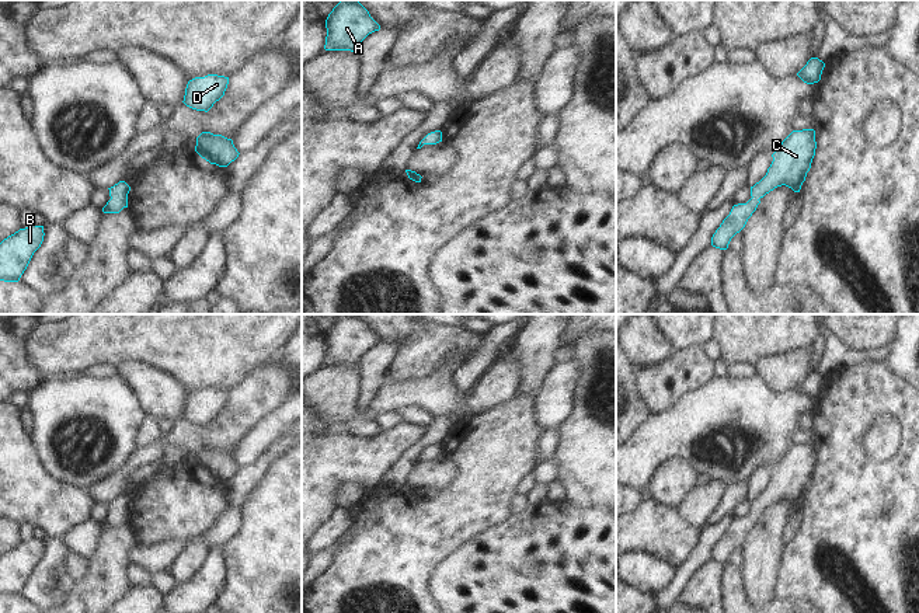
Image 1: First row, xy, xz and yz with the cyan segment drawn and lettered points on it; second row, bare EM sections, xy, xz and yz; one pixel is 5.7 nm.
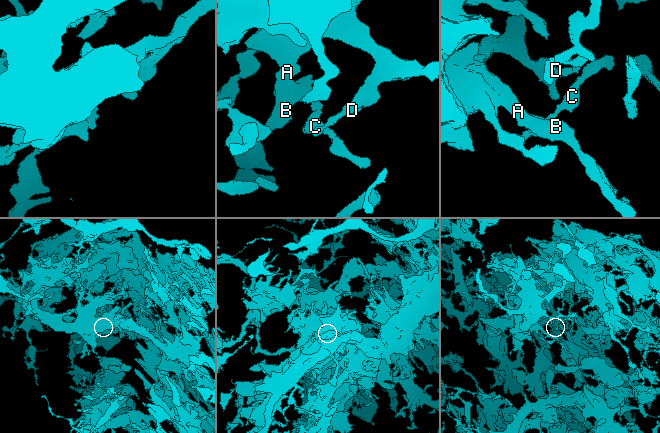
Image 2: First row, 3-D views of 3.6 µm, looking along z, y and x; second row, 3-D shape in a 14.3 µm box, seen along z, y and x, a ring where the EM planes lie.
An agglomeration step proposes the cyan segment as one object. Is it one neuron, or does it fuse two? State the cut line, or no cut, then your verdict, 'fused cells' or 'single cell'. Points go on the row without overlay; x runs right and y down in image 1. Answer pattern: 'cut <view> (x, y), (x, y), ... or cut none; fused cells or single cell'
cut none; single cell

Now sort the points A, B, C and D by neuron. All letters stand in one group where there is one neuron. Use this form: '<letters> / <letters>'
A B C D

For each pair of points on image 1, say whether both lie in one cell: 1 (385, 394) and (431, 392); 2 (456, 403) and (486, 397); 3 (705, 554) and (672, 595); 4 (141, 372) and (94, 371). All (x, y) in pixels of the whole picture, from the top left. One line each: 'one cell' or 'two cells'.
1: one cell
2: two cells
3: one cell
4: two cells

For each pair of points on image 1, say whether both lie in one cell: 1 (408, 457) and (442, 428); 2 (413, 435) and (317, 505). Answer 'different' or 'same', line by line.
1: same
2: same

